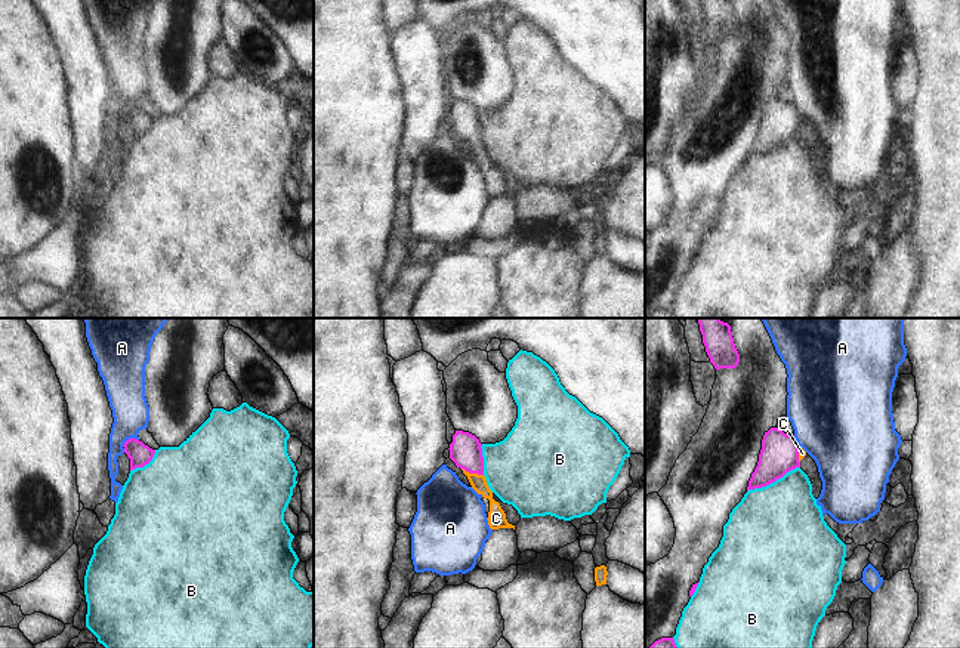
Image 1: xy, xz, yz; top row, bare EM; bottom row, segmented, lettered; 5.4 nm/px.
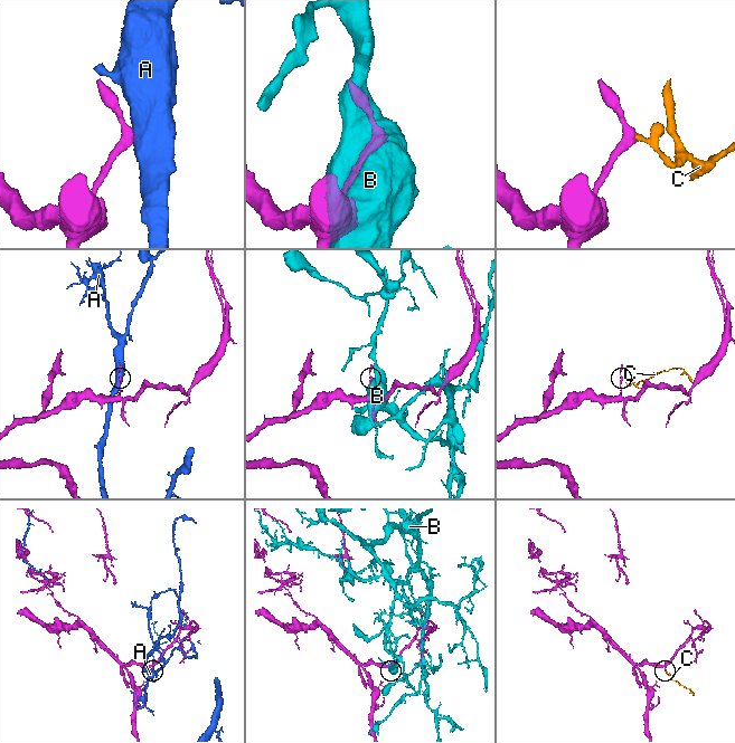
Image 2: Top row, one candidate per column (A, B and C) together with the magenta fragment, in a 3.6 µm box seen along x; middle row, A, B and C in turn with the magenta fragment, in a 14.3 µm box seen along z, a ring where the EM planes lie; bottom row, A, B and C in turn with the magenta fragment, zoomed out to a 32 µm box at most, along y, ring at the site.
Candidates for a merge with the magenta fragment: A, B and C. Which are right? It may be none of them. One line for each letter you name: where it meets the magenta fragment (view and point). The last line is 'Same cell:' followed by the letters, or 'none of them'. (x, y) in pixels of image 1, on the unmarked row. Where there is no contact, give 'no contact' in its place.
C: contact xz (472, 141)
Same cell: C

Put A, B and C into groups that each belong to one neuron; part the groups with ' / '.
A / B / C

